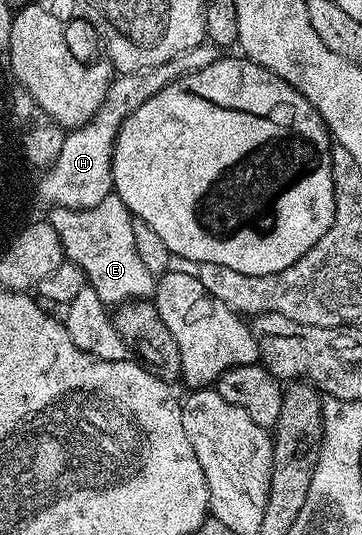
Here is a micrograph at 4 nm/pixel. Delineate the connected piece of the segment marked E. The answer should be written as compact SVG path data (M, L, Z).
M116 195L102 198L98 206L89 208L52 208L47 213L48 223L54 226L58 238L62 242L62 250L67 263L76 264L82 270L87 287L92 288L105 306L119 306L130 300L147 300L156 295L157 277L146 270L142 263L142 257L138 255L138 249L134 247L134 219L132 212Z

